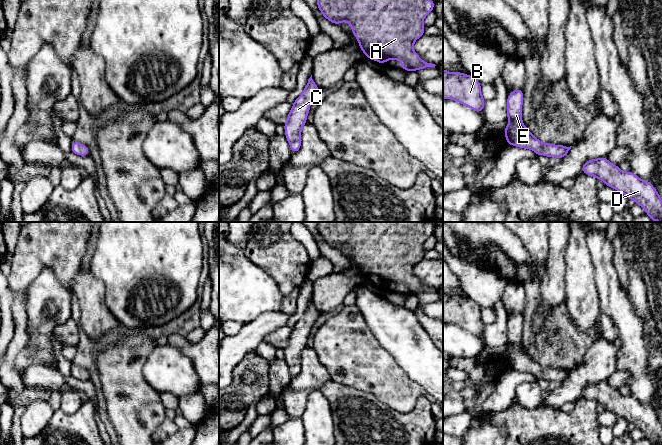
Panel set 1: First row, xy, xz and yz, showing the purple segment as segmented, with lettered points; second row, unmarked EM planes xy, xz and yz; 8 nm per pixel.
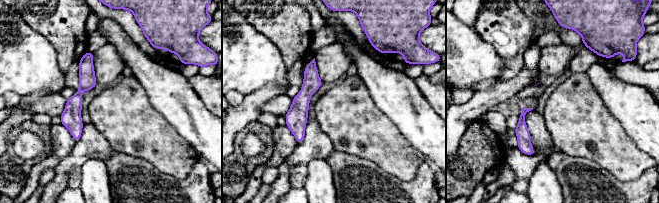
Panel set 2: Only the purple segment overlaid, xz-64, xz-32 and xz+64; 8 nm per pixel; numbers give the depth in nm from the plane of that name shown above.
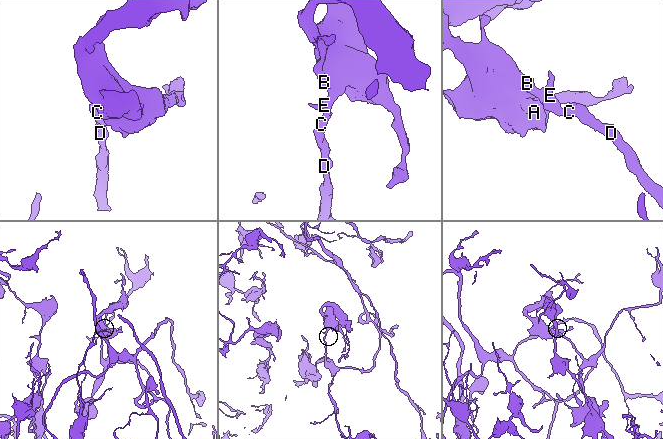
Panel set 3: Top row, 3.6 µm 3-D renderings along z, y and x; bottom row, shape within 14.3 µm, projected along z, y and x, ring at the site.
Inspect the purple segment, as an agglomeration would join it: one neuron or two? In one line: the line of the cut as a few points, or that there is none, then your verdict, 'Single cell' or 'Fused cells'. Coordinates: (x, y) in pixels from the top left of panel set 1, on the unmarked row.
No split. Single cell

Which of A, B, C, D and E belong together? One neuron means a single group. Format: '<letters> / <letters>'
A B C D E

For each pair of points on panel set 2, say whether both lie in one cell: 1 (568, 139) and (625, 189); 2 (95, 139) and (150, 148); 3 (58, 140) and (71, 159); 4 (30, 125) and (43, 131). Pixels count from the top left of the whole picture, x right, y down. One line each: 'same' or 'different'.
1: different
2: different
3: different
4: same

